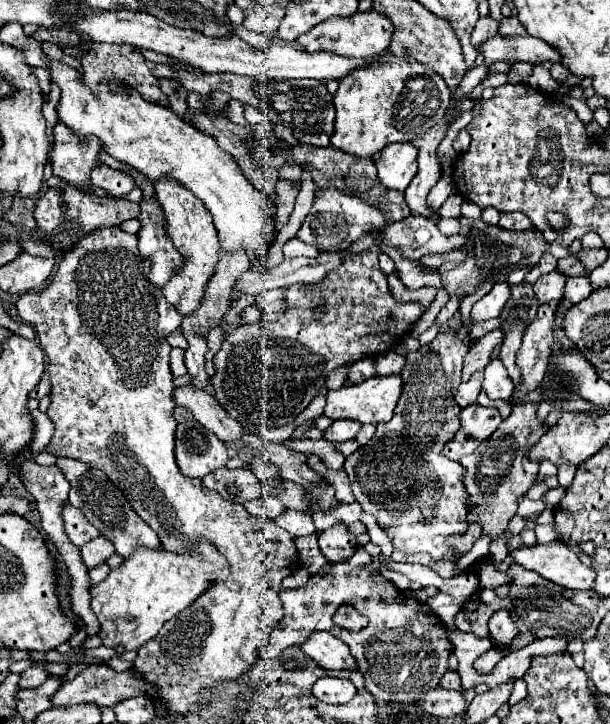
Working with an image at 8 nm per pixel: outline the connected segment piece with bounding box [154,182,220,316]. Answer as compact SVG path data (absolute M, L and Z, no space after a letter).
M164 182L164 186L154 186L154 188L156 188L156 200L160 202L164 214L168 216L168 236L172 238L174 248L184 258L182 268L172 274L172 278L166 282L162 292L164 298L176 308L180 316L190 316L202 306L206 286L220 260L218 256L220 244L216 242L216 228L212 226L212 214L208 214L208 210L204 210L204 204L196 202L196 198L188 194L188 190L172 186L172 182Z

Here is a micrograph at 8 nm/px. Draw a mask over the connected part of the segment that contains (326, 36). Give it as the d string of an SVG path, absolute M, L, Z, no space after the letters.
M356 12L354 16L334 16L328 22L322 22L320 26L314 26L306 34L298 38L298 44L306 52L318 52L318 50L328 50L340 56L350 56L350 58L376 58L380 56L388 46L392 38L394 26L384 14L372 12Z

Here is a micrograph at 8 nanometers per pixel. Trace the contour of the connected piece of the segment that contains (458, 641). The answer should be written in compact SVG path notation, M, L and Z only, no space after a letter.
M460 630L452 632L450 634L452 638L452 644L456 646L454 654L460 662L460 678L462 678L462 692L474 688L482 678L476 674L476 670L473 668L474 660L476 660L481 654L493 647L489 638L478 638L474 634L464 634Z

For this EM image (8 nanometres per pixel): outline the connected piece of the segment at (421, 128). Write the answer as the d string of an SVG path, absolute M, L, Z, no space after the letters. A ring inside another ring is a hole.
M390 52L382 54L384 66L372 66L372 70L356 70L352 78L340 82L334 96L336 122L330 146L348 152L358 158L378 156L384 146L392 142L412 142L428 132L436 122L440 122L450 108L452 92L444 86L438 74L420 66L420 62L410 58L396 58ZM424 78L426 88L422 92L410 92L408 80Z

